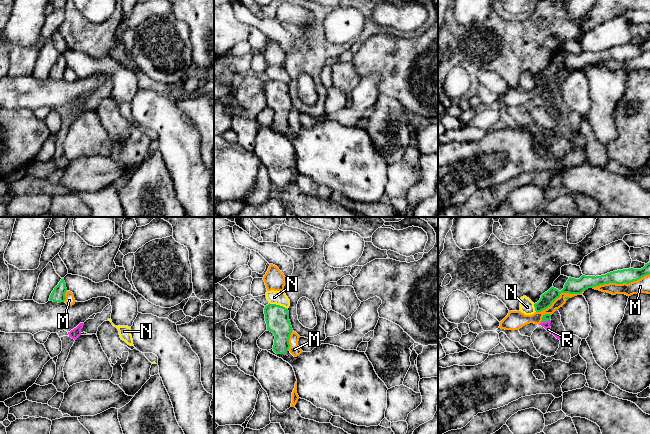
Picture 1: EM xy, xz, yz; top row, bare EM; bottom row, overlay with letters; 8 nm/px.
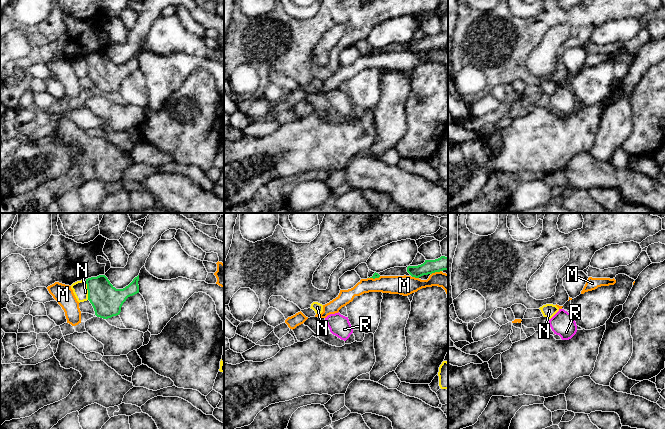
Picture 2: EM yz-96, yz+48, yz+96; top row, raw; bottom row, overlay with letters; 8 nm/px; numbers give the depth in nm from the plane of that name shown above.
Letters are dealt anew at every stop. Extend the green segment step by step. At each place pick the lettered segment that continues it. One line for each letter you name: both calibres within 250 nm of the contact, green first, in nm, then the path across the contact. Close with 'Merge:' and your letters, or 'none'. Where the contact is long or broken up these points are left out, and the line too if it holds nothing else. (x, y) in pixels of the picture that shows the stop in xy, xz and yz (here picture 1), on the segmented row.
R: 60 nm thick on the green side, 60 nm on the other; runs through yz (546, 317), (545, 321), (546, 325)
Merge: R

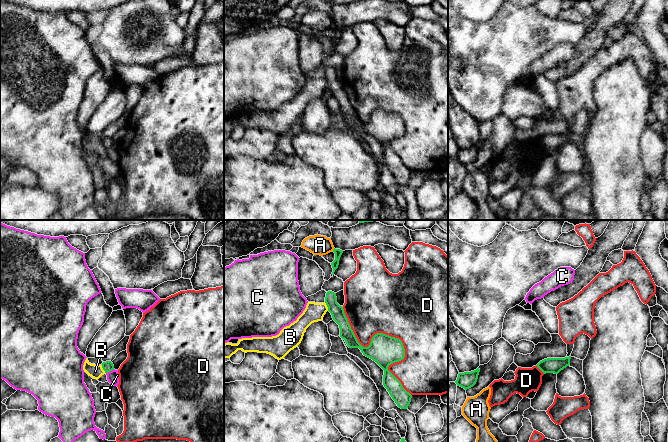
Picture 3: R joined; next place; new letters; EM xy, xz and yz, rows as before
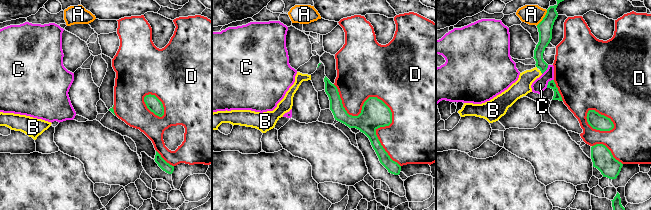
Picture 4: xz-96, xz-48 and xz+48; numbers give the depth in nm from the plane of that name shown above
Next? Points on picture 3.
Merge: none

